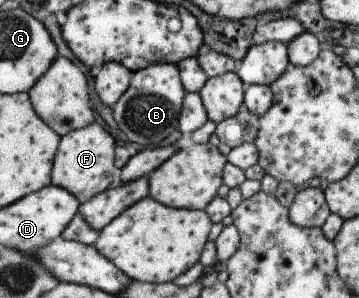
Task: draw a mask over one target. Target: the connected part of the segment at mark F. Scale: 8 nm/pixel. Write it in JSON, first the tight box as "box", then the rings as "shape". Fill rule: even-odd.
{"box":[51,121,116,204],"shape":[[[100,121],[60,137],[51,168],[51,184],[67,190],[79,204],[104,192],[116,183],[115,146],[112,136]]]}

